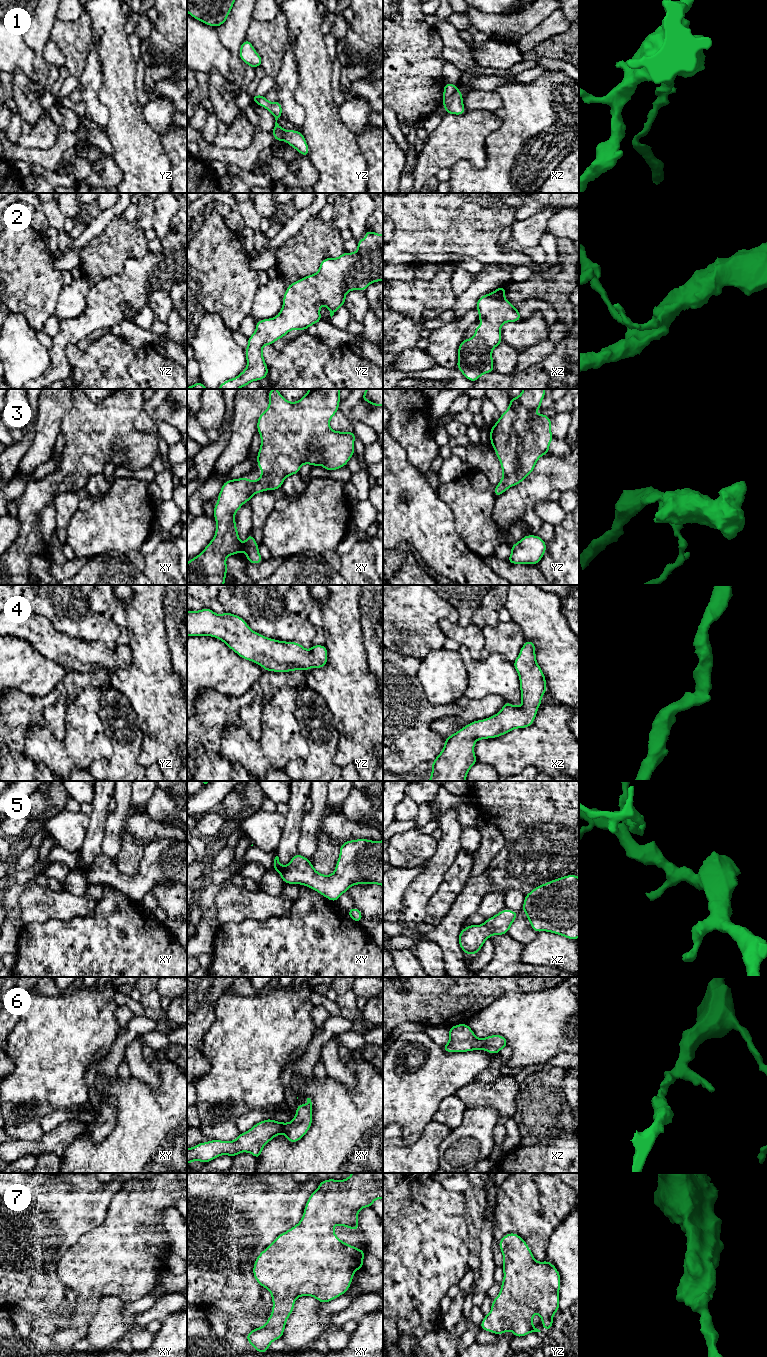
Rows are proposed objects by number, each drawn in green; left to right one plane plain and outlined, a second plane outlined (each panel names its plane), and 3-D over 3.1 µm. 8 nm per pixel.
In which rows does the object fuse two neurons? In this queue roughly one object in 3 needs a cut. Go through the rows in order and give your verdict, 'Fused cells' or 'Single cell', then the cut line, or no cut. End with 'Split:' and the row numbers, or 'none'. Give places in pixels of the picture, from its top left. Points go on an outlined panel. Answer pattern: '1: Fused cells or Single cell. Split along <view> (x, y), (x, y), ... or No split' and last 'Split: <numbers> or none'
1: Fused cells. Split along xz (457, 90), (444, 98)
2: Single cell. No split
3: Single cell. No split
4: Single cell. No split
5: Single cell. No split
6: Single cell. No split
7: Single cell. No split
Split: 1

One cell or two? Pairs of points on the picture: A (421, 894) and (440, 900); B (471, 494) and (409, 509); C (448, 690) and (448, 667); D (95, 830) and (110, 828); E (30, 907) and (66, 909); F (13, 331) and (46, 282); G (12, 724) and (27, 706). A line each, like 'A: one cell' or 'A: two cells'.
A: two cells
B: two cells
C: one cell
D: two cells
E: one cell
F: two cells
G: one cell

